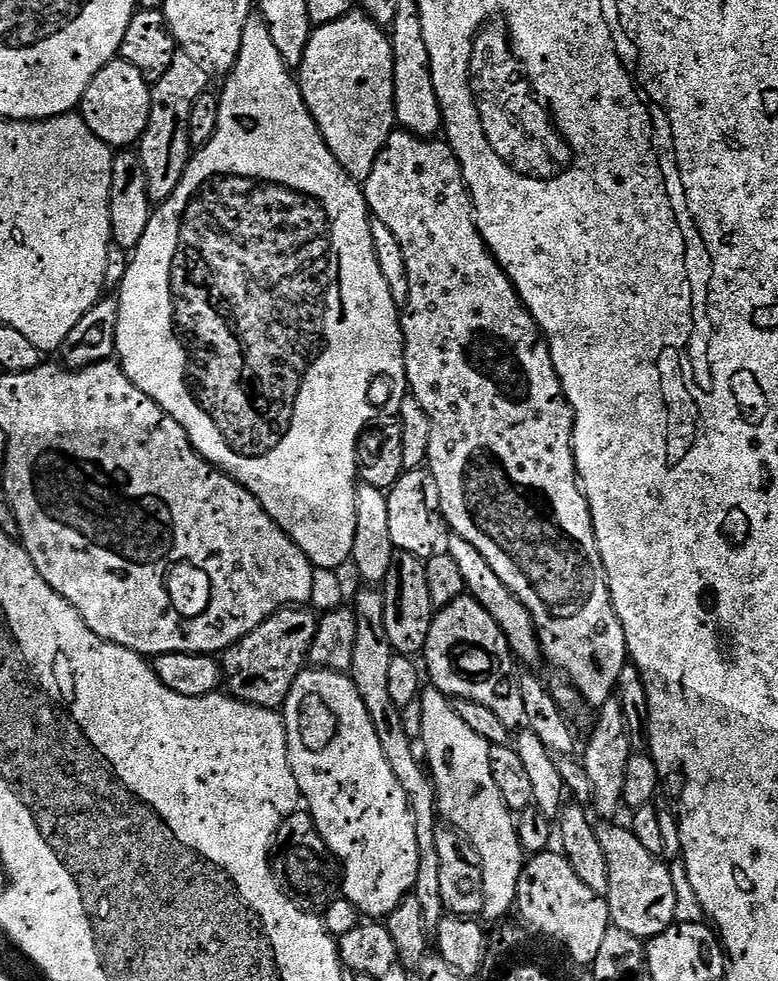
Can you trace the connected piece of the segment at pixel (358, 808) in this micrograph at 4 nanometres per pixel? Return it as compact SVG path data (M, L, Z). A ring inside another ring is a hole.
M305 670L294 682L290 694L282 709L284 729L288 739L288 761L292 767L294 778L300 787L300 794L307 811L311 812L312 820L318 826L326 846L336 855L342 869L342 896L357 909L364 918L387 918L415 889L418 878L418 838L414 834L414 818L408 805L402 786L398 786L398 778L394 778L394 770L390 770L390 762L386 762L386 754L382 754L382 742L378 742L378 734L374 734L374 722L370 722L370 714L366 714L366 702L358 694L351 675L343 672L325 672L323 670Z

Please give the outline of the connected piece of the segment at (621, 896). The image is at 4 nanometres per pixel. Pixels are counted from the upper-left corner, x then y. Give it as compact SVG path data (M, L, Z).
M608 822L596 829L598 842L602 842L602 850L608 855L610 866L610 890L607 895L610 920L618 930L626 930L647 942L677 923L676 907L680 900L676 897L676 880L663 864L665 861L650 854L650 850L638 842L631 827L617 826L617 823Z

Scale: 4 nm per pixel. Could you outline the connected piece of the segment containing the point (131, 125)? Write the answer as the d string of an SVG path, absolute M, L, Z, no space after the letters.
M117 58L96 75L94 82L90 82L86 94L80 99L78 112L101 142L113 150L128 150L146 130L151 105L152 90L142 74L138 74L130 62Z

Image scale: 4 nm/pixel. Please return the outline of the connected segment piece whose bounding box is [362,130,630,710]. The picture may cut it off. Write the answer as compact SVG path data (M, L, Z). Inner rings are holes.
M403 130L393 131L392 137L386 142L386 146L378 154L378 158L374 162L374 170L370 174L370 178L363 181L362 187L364 189L364 197L368 203L369 213L389 232L390 235L396 239L396 244L400 247L400 252L404 255L404 268L408 271L408 309L403 309L400 326L404 330L404 369L408 375L408 386L410 395L416 399L422 406L422 410L426 410L426 414L430 418L430 450L428 451L428 463L426 465L427 471L431 472L434 482L438 482L438 494L442 498L442 514L445 522L448 523L449 529L455 535L466 538L466 542L470 542L470 546L474 546L474 550L478 550L478 554L482 554L482 558L486 558L486 562L490 562L490 570L494 570L494 574L498 574L498 578L502 578L502 582L506 582L506 586L518 598L518 602L522 602L522 606L526 606L526 610L530 610L530 614L536 623L536 630L540 638L540 651L545 661L549 660L556 668L561 668L565 672L567 683L571 684L577 692L580 693L581 701L585 705L588 704L593 710L599 710L606 703L607 700L613 699L614 693L617 691L617 684L619 682L619 674L622 672L625 665L629 663L630 657L628 654L628 643L626 642L626 634L622 630L622 622L618 618L618 614L612 605L612 595L610 594L610 586L608 585L608 575L606 574L606 566L602 562L602 554L598 550L598 542L594 534L594 526L592 525L592 515L590 514L590 506L588 500L584 496L584 489L581 488L579 479L576 475L576 459L574 458L574 446L572 439L574 438L574 426L576 425L576 416L572 412L570 402L566 398L566 394L560 385L558 374L554 370L554 362L552 355L548 349L548 342L544 339L544 334L541 332L539 326L536 324L536 319L528 313L528 307L520 300L519 294L516 292L516 287L512 285L511 278L500 269L499 262L492 257L492 251L486 246L486 242L482 238L482 234L476 225L476 213L472 210L472 195L468 193L468 183L464 180L462 174L462 166L458 162L458 158L454 154L454 150L443 139L440 138L425 138L423 136L415 136L412 132L405 132Z

